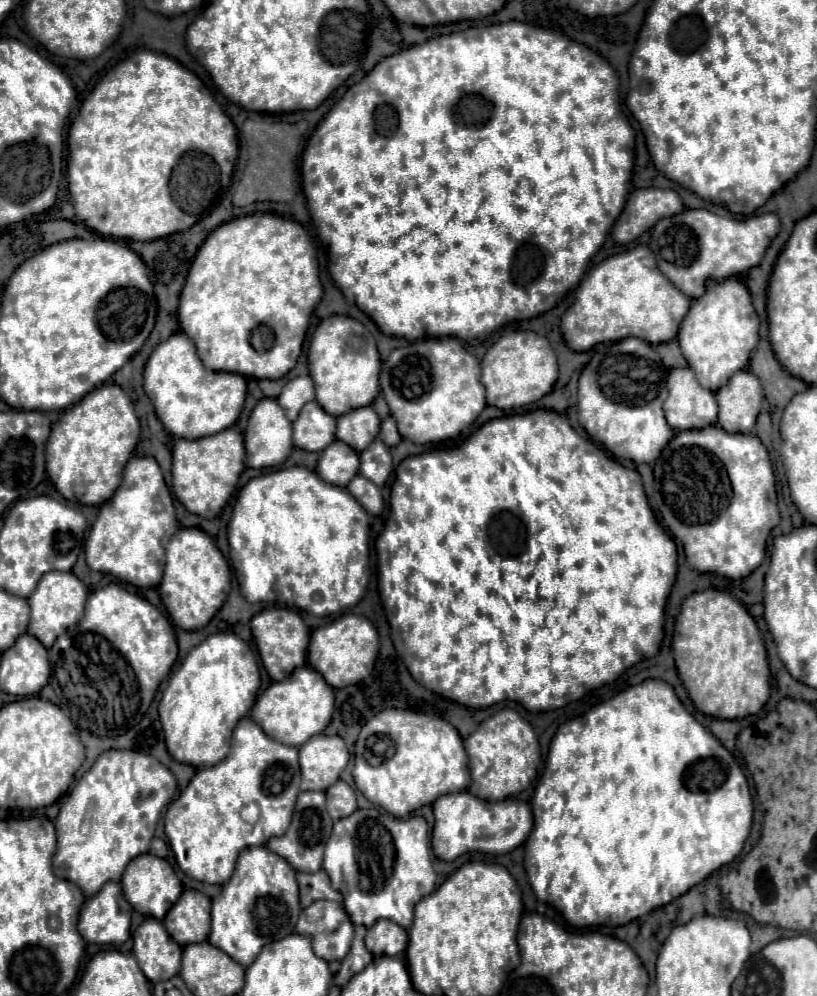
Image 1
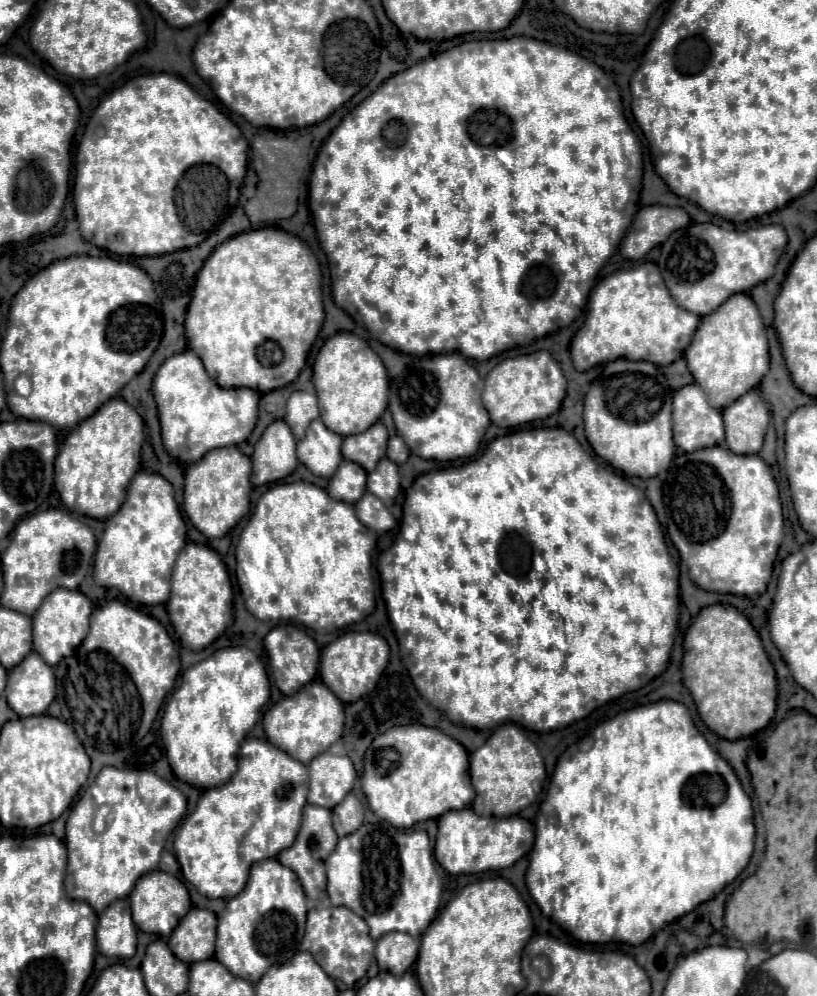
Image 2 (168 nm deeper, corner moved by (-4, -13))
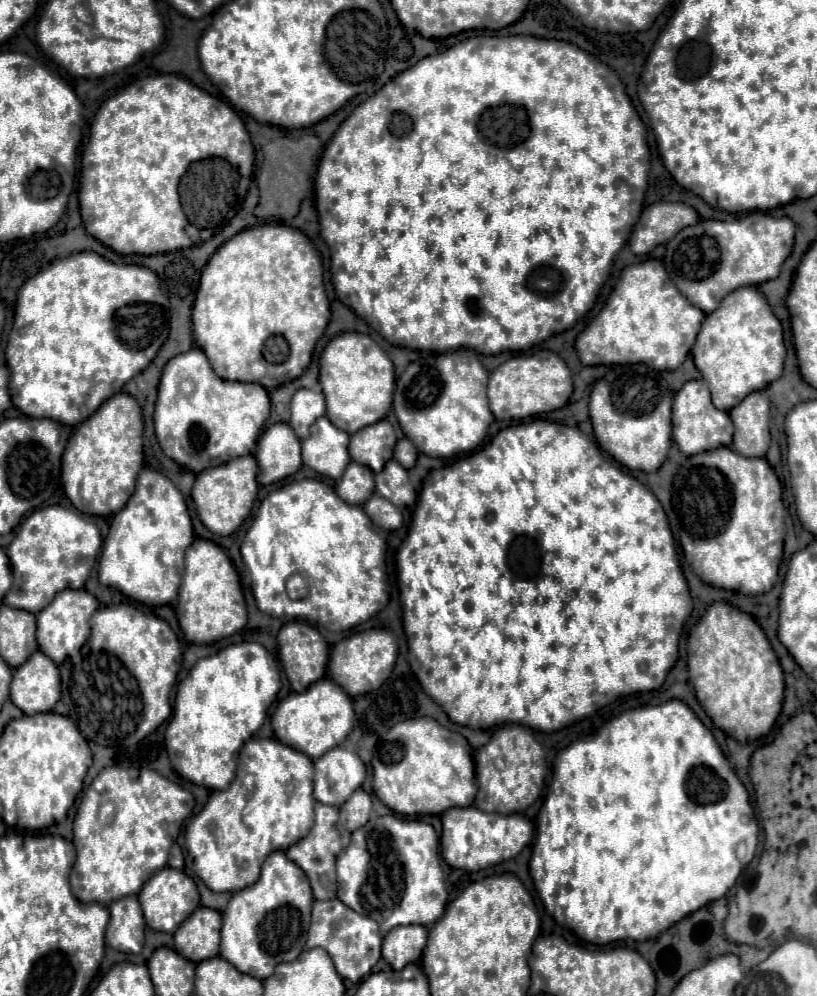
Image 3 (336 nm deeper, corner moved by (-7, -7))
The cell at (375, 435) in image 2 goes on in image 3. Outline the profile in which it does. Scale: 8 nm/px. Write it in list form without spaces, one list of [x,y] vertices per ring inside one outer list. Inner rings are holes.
[[[379,420],[361,432],[351,436],[349,454],[353,462],[369,466],[373,472],[381,472],[385,462],[393,458],[393,448],[397,444],[397,436],[393,426],[387,420]]]

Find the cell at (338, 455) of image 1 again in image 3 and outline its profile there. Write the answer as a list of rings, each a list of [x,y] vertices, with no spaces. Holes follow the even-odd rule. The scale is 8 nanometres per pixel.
[[[351,462],[341,480],[335,486],[335,492],[347,502],[347,504],[365,504],[369,496],[373,496],[375,480],[373,480],[373,470]]]

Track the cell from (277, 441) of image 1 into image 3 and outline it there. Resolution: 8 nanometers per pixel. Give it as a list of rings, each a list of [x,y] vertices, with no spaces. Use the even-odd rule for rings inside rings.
[[[273,424],[263,432],[255,452],[259,484],[285,480],[301,468],[301,442],[289,424]]]

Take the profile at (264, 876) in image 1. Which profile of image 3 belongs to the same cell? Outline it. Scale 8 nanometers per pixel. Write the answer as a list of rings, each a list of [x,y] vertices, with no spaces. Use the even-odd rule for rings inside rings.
[[[283,850],[273,852],[261,868],[261,878],[239,892],[233,894],[229,904],[222,912],[222,928],[219,955],[229,964],[233,964],[239,972],[255,976],[257,980],[265,980],[273,974],[273,968],[281,962],[295,960],[305,950],[309,920],[311,920],[311,906],[313,906],[313,892],[309,888],[309,880],[297,864],[293,864]]]

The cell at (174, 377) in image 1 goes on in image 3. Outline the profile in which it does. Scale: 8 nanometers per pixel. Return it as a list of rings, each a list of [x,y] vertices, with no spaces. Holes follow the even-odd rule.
[[[195,346],[167,362],[159,384],[153,426],[165,456],[199,474],[231,458],[251,454],[269,412],[269,394],[261,384],[221,380],[203,350]]]

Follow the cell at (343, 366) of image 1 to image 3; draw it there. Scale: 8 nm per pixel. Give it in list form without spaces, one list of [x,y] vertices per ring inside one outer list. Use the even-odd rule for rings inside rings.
[[[359,332],[335,336],[325,346],[319,366],[319,382],[327,400],[327,416],[333,420],[333,424],[337,424],[337,428],[353,434],[385,418],[393,402],[395,372],[393,362],[371,336]]]

